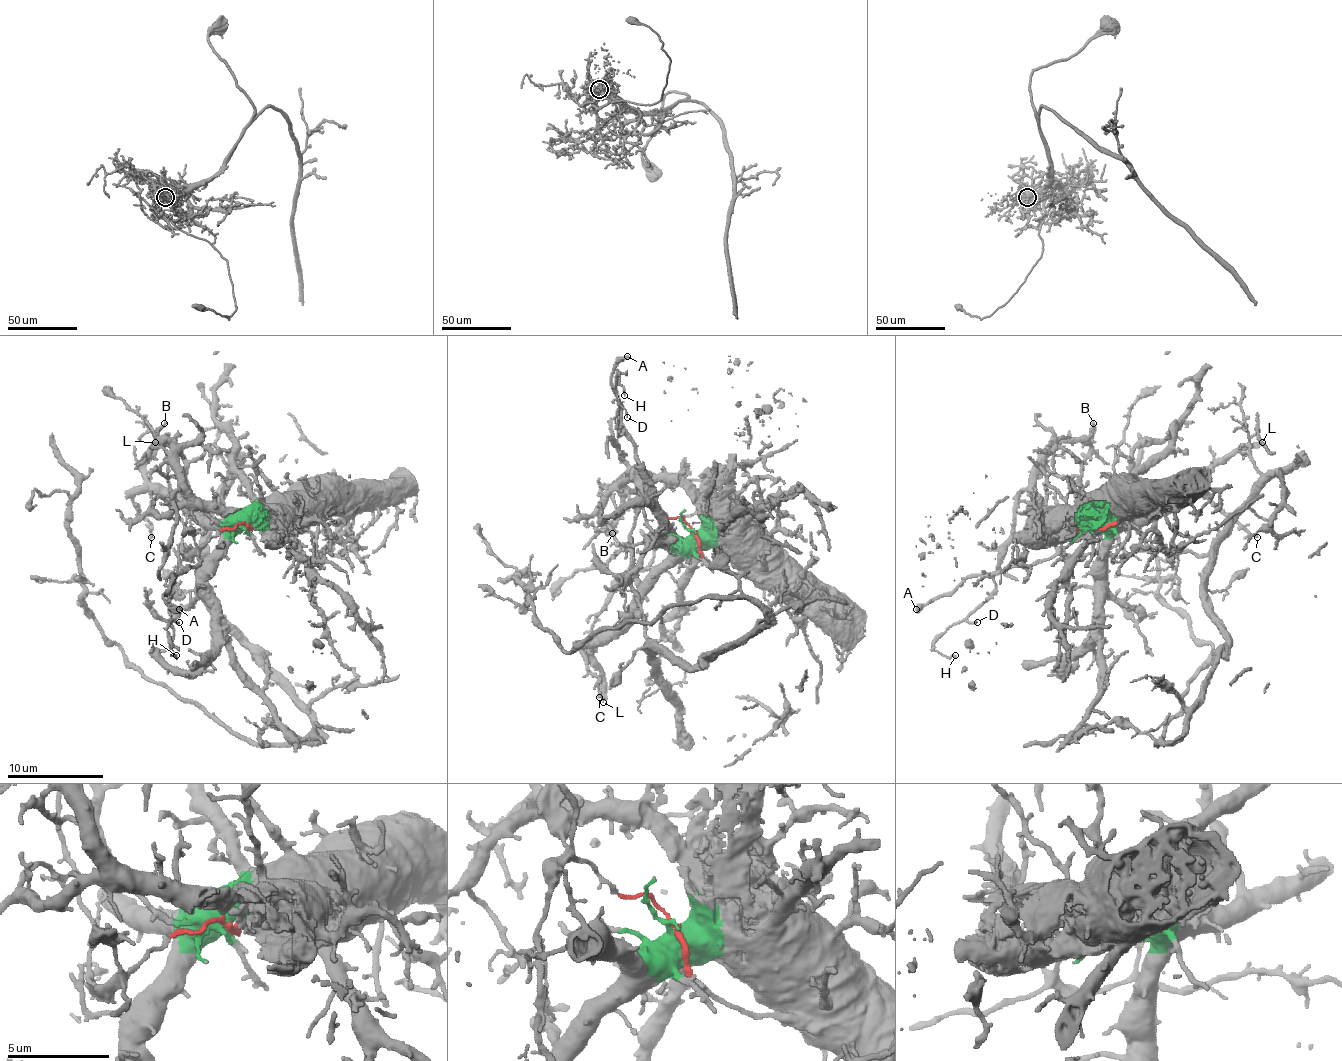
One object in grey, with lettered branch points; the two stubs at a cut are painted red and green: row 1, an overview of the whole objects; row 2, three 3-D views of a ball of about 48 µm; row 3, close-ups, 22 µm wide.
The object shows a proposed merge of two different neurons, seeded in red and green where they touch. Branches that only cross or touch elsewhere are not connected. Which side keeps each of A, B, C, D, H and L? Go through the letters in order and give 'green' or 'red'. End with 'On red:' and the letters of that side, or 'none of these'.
A: red
B: green
C: green
D: red
H: red
L: green
On red: A, D, H

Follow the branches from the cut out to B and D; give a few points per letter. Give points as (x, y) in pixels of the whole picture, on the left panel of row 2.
B: (244, 525), (253, 516), (208, 506), (186, 487), (184, 470), (174, 458), (174, 444), (158, 435), (165, 423)
D: (244, 525), (222, 528), (198, 552), (198, 561), (177, 576), (170, 593), (170, 616), (179, 621)

